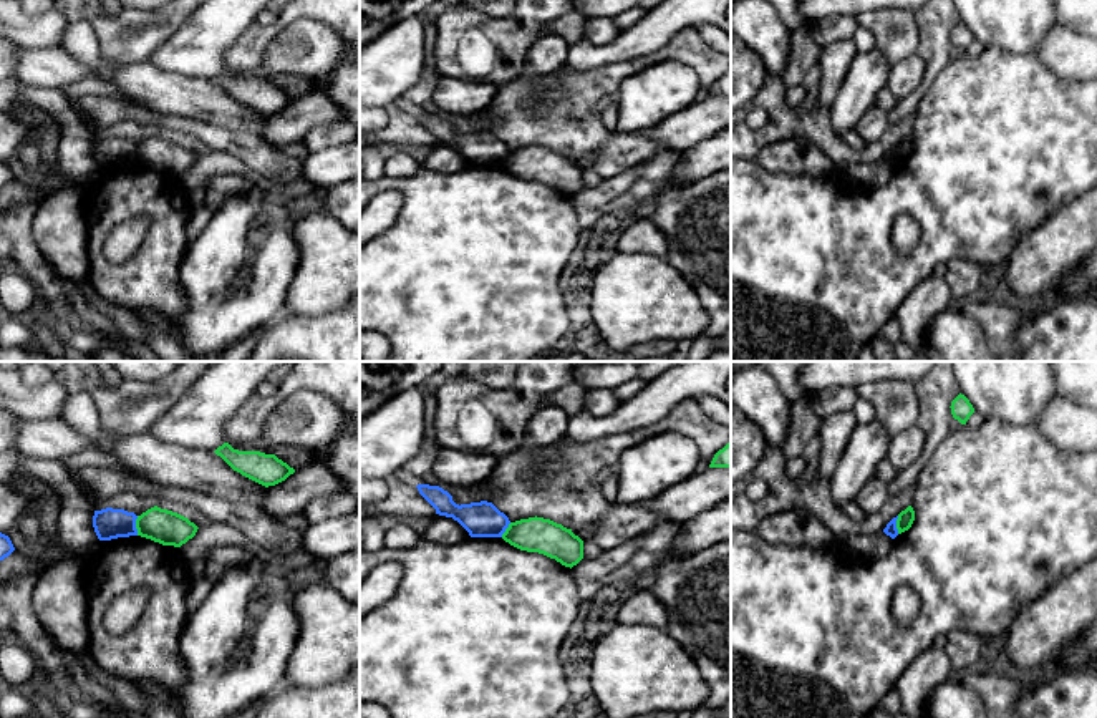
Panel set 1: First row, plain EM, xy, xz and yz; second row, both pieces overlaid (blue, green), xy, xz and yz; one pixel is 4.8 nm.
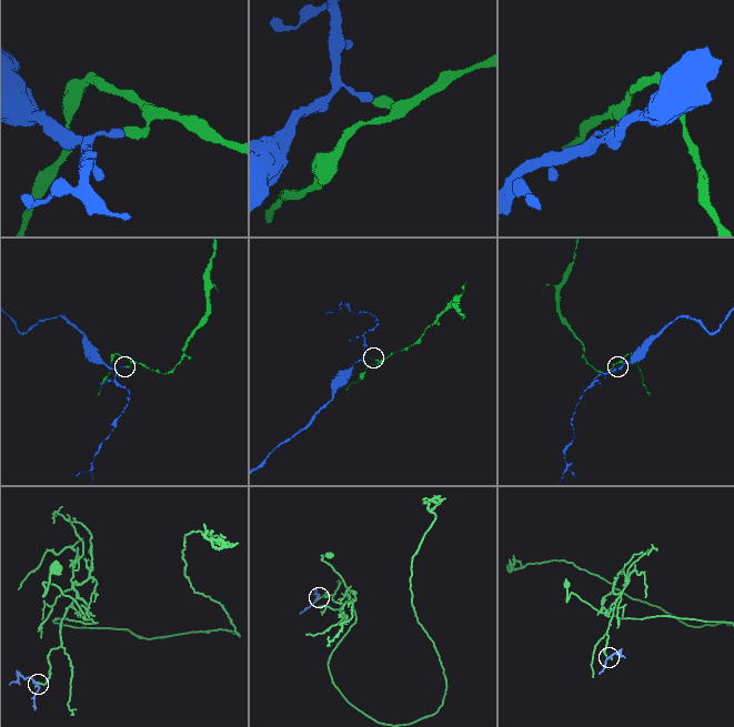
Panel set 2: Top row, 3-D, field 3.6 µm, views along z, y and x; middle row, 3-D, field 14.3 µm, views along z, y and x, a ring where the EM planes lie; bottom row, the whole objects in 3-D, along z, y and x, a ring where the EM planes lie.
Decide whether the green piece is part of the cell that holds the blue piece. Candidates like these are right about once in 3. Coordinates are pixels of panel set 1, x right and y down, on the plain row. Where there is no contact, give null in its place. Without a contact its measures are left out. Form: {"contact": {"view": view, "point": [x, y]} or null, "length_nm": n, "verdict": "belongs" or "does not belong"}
{"contact": {"view": "xy", "point": [135, 155]}, "length_nm": 100, "verdict": "does not belong"}

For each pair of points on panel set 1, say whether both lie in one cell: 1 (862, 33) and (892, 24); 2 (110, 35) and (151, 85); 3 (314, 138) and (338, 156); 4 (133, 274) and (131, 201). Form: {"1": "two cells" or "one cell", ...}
{"1": "two cells", "2": "two cells", "3": "two cells", "4": "one cell"}

